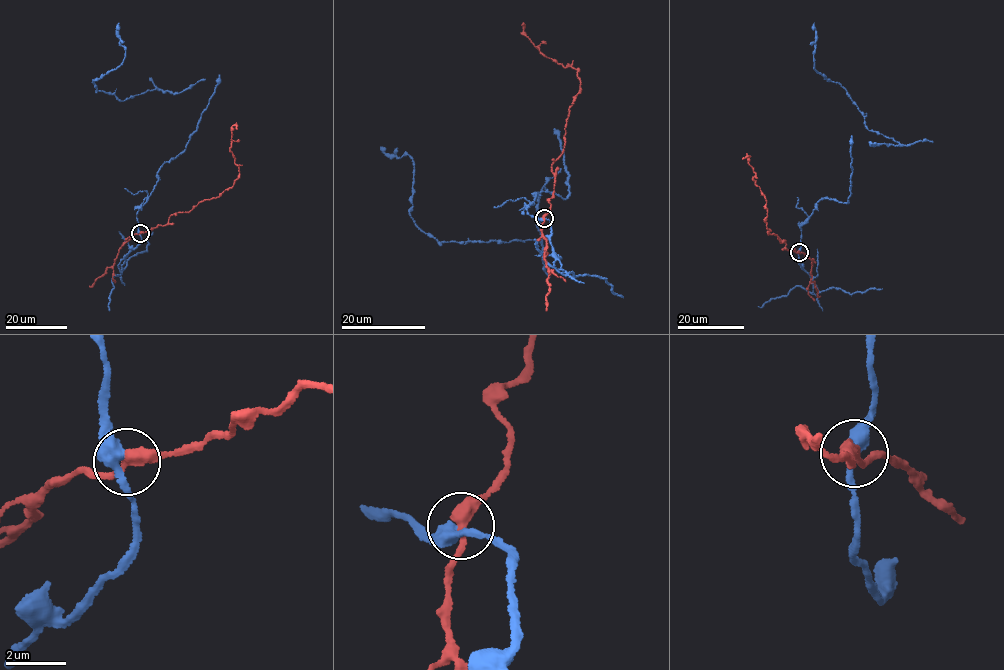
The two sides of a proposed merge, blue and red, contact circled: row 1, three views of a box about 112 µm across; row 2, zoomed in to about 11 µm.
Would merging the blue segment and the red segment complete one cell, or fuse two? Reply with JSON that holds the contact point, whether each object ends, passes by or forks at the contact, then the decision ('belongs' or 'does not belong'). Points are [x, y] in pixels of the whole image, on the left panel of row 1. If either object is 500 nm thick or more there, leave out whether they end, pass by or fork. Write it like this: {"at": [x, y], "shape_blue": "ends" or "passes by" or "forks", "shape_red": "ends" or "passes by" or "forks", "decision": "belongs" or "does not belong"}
{"at": [140, 233], "shape_blue": "passes by", "shape_red": "passes by", "decision": "does not belong"}

